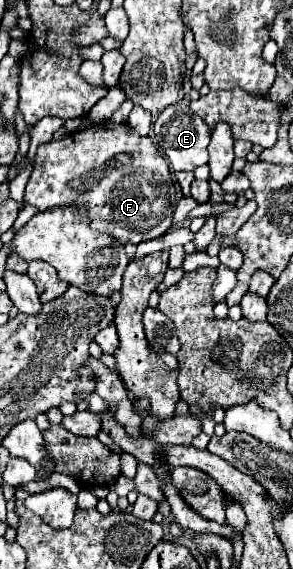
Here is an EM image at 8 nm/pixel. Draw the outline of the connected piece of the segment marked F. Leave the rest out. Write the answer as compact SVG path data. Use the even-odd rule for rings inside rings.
M127 123L113 125L113 127L93 127L87 131L71 133L61 141L45 143L37 149L35 169L31 179L25 187L25 201L35 205L39 211L47 211L49 207L63 207L63 205L77 205L89 209L91 229L107 231L123 245L133 243L139 245L141 241L157 239L171 229L173 213L177 205L175 187L171 181L171 173L167 161L161 157L157 147L149 137L137 135Z

